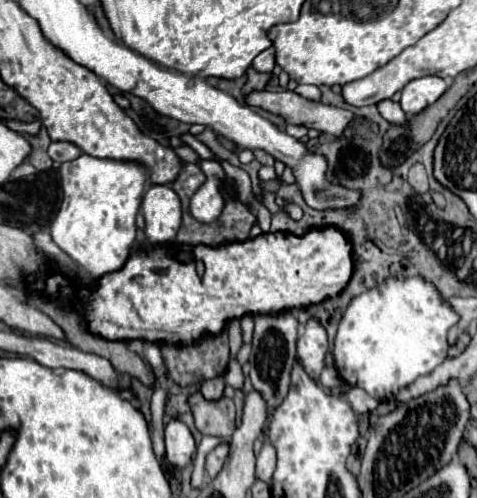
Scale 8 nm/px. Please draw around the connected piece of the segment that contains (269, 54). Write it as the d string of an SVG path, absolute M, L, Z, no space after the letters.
M267 48L263 50L255 60L253 60L253 68L257 72L273 72L275 68L275 48Z

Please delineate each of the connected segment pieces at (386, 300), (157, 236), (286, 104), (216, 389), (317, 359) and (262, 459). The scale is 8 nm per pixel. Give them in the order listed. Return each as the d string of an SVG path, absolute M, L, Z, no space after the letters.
M387 278L381 286L375 286L347 306L339 330L335 336L335 366L343 382L363 388L377 400L389 400L399 394L405 386L411 386L419 376L431 374L447 358L447 330L459 322L459 314L447 304L433 282L413 278Z
M151 186L141 204L145 216L147 246L167 244L181 226L181 202L169 186Z
M251 92L247 98L249 106L259 106L267 112L279 114L287 120L287 124L299 124L305 128L315 128L321 134L329 134L333 138L341 138L343 130L355 118L351 110L325 106L321 102L307 100L297 92Z
M213 378L213 380L209 380L209 382L205 382L205 384L201 386L201 392L203 392L205 398L217 400L217 398L221 398L221 394L223 394L223 386L225 386L223 378Z
M309 318L297 340L297 356L305 372L317 380L323 370L323 358L327 352L327 334L317 318Z
M267 438L263 442L263 448L261 448L259 456L257 456L257 478L269 482L275 468L277 468L277 452L273 450L273 444Z

